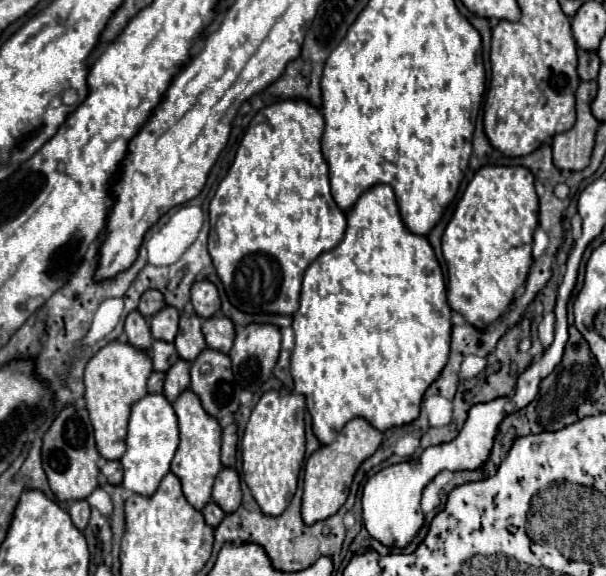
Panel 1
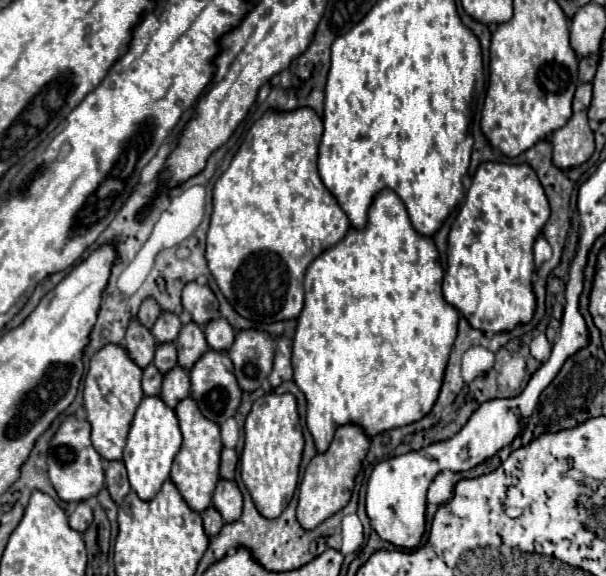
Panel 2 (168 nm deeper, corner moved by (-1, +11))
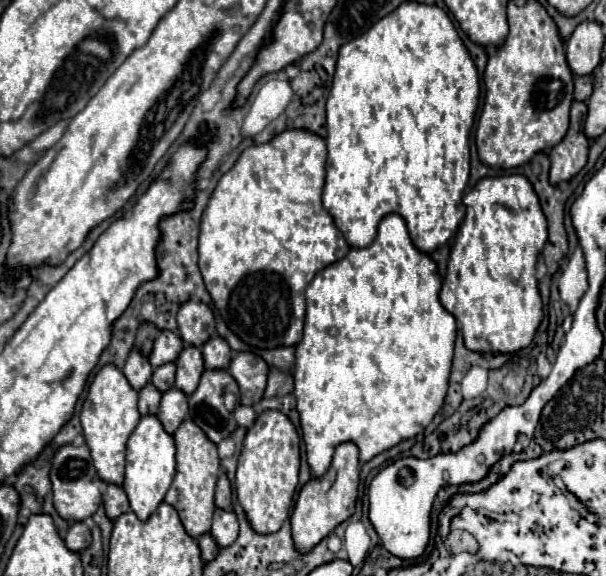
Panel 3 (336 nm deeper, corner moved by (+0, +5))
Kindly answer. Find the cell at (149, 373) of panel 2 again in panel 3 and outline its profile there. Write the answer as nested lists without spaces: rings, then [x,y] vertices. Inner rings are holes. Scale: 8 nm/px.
[[[149,382],[139,390],[139,412],[145,414],[157,414],[161,402],[161,392]]]

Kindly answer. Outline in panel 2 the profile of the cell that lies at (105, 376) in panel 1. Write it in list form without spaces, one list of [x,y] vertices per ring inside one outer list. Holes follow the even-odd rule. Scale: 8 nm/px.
[[[108,344],[108,348],[102,348],[90,360],[90,370],[88,370],[86,380],[84,380],[84,408],[86,408],[86,418],[92,426],[92,444],[104,460],[122,460],[122,450],[126,444],[130,422],[134,418],[134,412],[136,412],[140,400],[144,398],[140,380],[142,380],[142,370],[130,360],[126,350],[118,344]]]

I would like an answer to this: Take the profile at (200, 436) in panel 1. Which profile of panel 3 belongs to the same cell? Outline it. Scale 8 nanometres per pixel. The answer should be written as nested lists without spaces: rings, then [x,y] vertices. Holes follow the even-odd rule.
[[[191,418],[181,422],[173,438],[177,444],[177,474],[165,494],[165,502],[179,512],[179,518],[189,536],[199,538],[211,530],[211,518],[215,510],[215,484],[221,470],[221,460],[217,456],[217,446],[207,438],[207,434],[203,434],[203,430],[199,430],[199,426],[195,426],[195,422],[191,422]]]

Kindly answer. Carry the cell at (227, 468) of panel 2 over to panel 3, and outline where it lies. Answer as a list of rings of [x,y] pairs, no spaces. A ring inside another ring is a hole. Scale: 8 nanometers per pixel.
[[[221,470],[219,480],[217,480],[217,490],[215,490],[215,504],[219,508],[229,508],[231,506],[231,482],[225,474],[225,470]]]

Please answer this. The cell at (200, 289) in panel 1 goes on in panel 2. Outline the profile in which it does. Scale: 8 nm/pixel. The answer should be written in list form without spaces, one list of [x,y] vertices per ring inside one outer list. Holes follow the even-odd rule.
[[[188,282],[182,292],[182,306],[192,314],[192,322],[198,326],[204,326],[210,320],[218,318],[218,300],[208,286]]]

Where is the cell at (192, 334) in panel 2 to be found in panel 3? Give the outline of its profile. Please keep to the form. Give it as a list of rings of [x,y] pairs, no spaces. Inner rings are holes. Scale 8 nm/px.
[[[185,344],[179,358],[175,360],[175,364],[177,364],[175,386],[189,396],[191,390],[195,390],[195,386],[199,384],[199,374],[203,374],[203,370],[205,370],[201,350],[197,346],[187,346]]]

